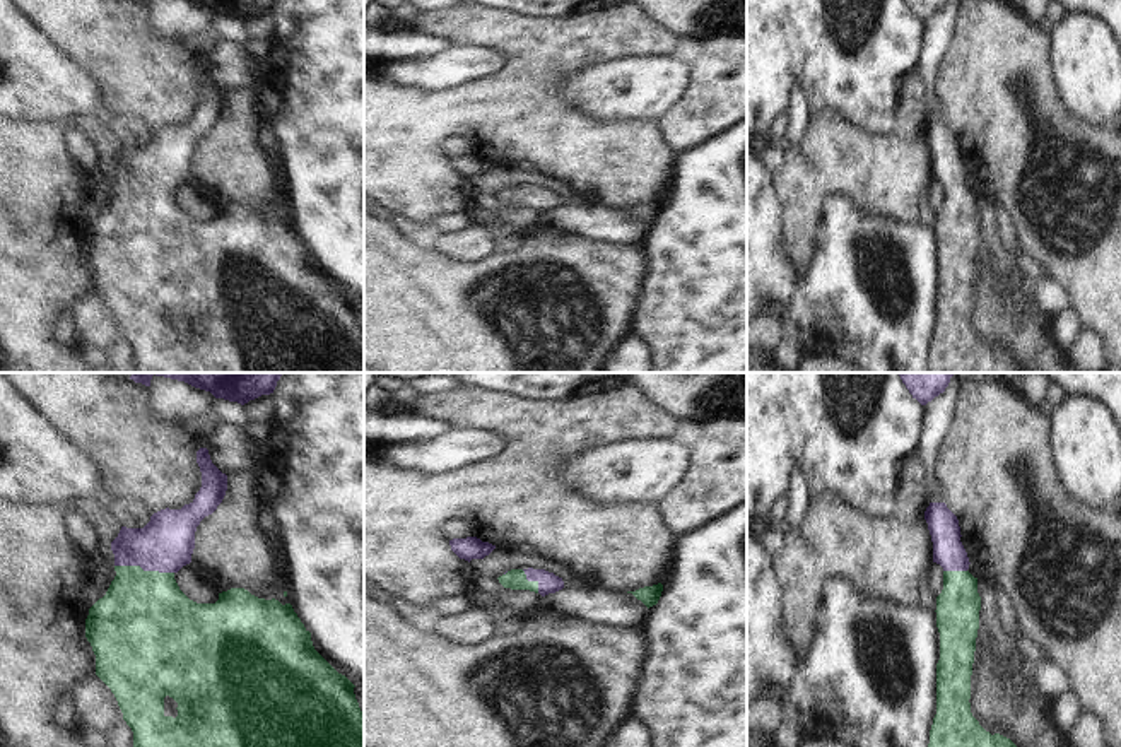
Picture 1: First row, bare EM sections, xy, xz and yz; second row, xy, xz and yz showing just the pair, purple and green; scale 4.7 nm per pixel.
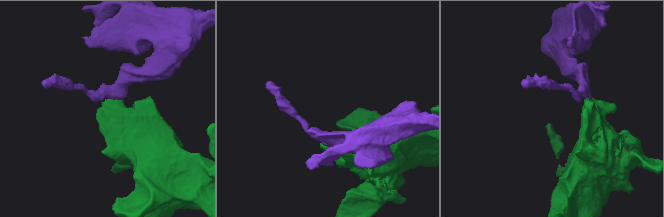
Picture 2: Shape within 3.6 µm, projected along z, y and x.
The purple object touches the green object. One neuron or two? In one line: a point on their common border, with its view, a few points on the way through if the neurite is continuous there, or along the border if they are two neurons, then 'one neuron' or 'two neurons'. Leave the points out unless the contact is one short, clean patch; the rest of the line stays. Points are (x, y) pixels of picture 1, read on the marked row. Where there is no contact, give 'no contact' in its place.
xy (144, 570) | across xy (166, 542), (144, 570), (144, 623) | one neuron

